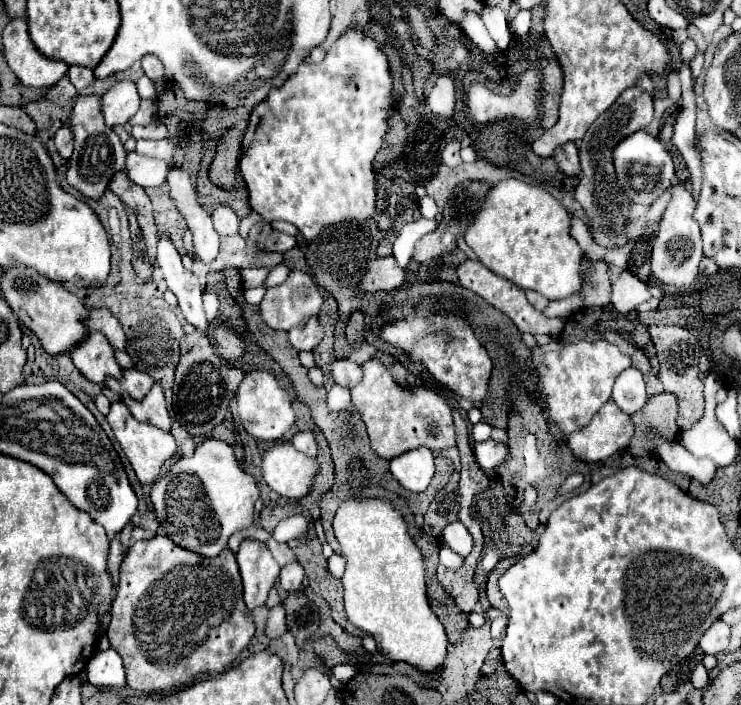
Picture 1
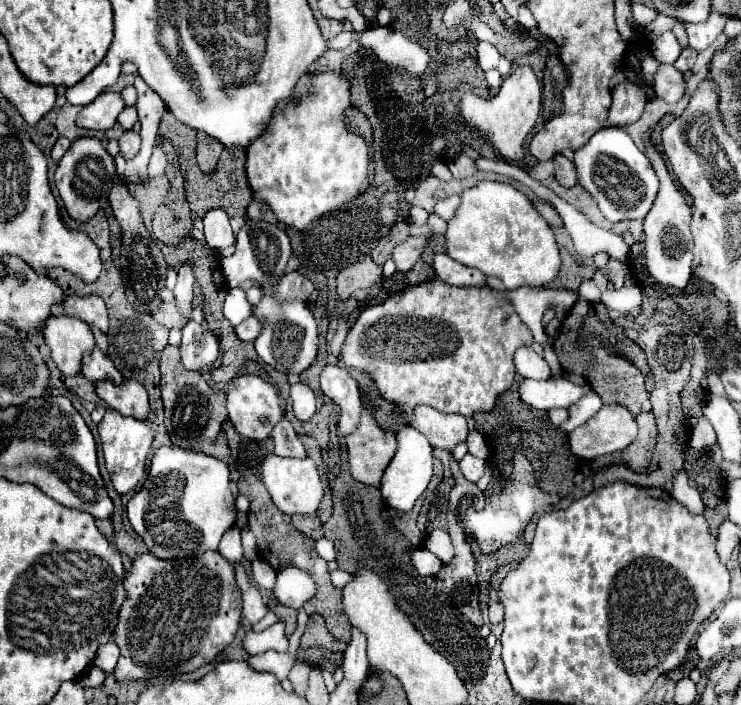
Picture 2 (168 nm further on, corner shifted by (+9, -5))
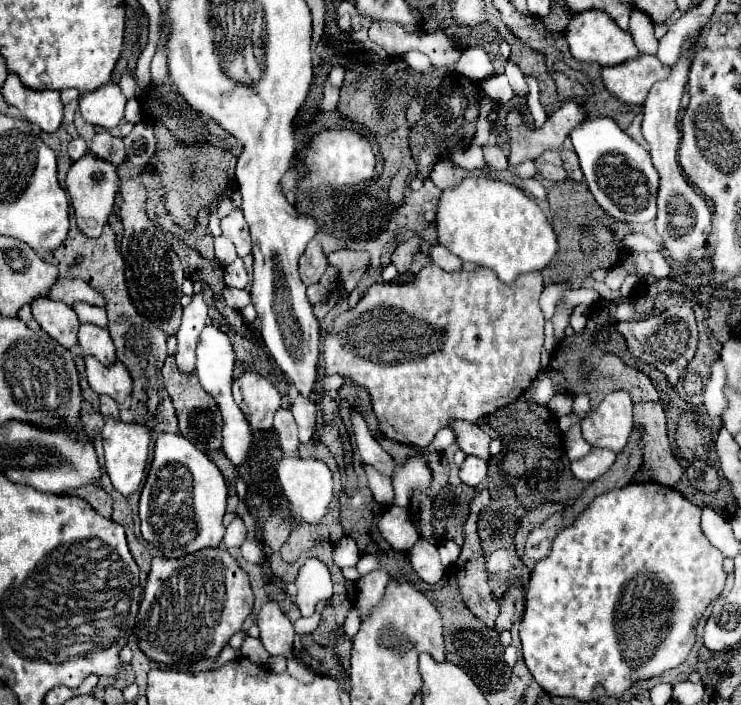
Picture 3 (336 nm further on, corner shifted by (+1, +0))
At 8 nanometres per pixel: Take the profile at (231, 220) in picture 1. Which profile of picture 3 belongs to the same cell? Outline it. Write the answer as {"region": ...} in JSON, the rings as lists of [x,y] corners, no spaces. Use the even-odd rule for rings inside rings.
{"region":[[[233,210],[229,216],[221,220],[221,232],[235,244],[239,256],[251,254],[251,236],[241,210]]]}

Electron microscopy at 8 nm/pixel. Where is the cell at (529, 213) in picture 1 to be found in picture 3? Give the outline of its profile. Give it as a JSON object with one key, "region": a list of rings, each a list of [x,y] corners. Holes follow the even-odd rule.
{"region":[[[465,178],[457,188],[443,190],[437,234],[447,250],[461,260],[491,268],[501,282],[515,282],[525,272],[547,268],[559,250],[557,234],[539,204],[517,186],[489,178]]]}

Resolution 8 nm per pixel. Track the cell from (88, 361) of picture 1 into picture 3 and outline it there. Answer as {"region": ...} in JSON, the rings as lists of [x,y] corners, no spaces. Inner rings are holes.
{"region":[[[39,298],[31,304],[31,310],[39,326],[61,346],[71,350],[79,344],[77,332],[81,322],[71,306],[65,302],[51,302],[49,298]]]}

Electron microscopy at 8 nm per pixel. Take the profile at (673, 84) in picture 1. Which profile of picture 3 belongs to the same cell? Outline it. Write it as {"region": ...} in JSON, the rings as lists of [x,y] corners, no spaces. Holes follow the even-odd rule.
{"region":[[[633,10],[629,32],[643,54],[657,54],[657,38],[653,36],[653,22],[647,18],[647,14]]]}

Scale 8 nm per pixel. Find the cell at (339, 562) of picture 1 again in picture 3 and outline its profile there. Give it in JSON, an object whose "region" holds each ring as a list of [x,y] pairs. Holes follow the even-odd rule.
{"region":[[[361,556],[361,560],[357,562],[359,576],[365,576],[365,574],[377,570],[377,568],[379,568],[379,564],[377,564],[377,558],[375,556]]]}

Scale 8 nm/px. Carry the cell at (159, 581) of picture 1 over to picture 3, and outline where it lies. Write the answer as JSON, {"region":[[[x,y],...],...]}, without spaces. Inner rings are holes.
{"region":[[[205,548],[175,560],[153,558],[139,606],[135,638],[149,660],[167,666],[217,658],[231,636],[243,628],[251,610],[249,574],[227,550]]]}

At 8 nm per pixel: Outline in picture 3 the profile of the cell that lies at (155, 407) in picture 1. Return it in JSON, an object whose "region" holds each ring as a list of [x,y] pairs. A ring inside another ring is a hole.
{"region":[[[85,358],[87,382],[97,394],[111,396],[115,402],[125,402],[133,394],[133,378],[127,368],[117,362],[115,366],[103,366],[95,358]]]}

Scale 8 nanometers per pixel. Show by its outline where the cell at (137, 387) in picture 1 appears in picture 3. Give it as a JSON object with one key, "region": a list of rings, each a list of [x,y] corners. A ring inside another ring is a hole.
{"region":[[[83,324],[79,328],[79,346],[81,346],[81,356],[93,356],[103,366],[111,366],[117,360],[109,332],[99,326]]]}

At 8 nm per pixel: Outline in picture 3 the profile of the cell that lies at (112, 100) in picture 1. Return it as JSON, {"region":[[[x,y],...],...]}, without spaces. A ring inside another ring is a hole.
{"region":[[[105,84],[79,100],[85,122],[103,128],[115,128],[123,120],[127,98],[117,84]]]}

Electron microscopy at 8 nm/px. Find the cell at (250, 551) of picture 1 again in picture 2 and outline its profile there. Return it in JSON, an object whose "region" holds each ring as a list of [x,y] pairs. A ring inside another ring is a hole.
{"region":[[[235,563],[235,571],[237,571],[237,583],[239,583],[239,589],[241,589],[241,597],[243,597],[243,617],[249,623],[257,623],[267,615],[269,609],[261,601],[259,589],[249,583],[249,577],[247,577],[245,569]]]}

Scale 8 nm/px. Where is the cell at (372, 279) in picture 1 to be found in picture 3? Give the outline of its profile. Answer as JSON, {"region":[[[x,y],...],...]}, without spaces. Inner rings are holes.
{"region":[[[337,250],[329,254],[329,264],[341,272],[341,280],[347,292],[351,292],[357,286],[357,282],[363,278],[363,274],[369,268],[369,262],[371,262],[371,256],[367,252]]]}

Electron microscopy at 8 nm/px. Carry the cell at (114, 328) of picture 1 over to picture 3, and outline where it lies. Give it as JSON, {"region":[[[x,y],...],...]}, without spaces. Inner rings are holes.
{"region":[[[61,278],[53,288],[51,288],[51,294],[49,294],[51,300],[59,300],[59,302],[65,302],[69,306],[77,304],[77,302],[87,302],[91,306],[99,306],[99,308],[107,308],[107,302],[105,302],[105,296],[95,290],[93,286],[89,286],[87,282],[83,280],[67,280],[67,278]]]}

